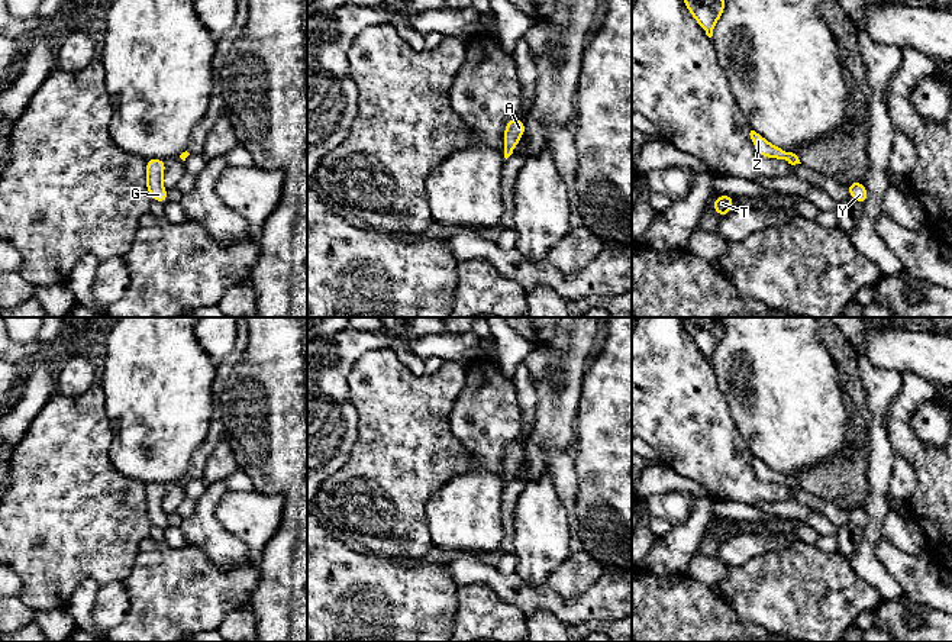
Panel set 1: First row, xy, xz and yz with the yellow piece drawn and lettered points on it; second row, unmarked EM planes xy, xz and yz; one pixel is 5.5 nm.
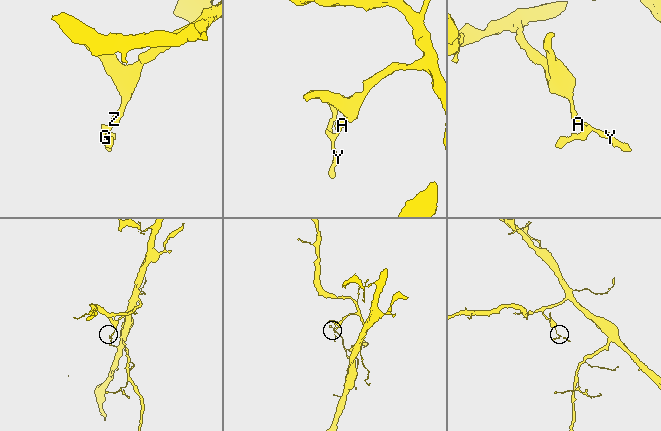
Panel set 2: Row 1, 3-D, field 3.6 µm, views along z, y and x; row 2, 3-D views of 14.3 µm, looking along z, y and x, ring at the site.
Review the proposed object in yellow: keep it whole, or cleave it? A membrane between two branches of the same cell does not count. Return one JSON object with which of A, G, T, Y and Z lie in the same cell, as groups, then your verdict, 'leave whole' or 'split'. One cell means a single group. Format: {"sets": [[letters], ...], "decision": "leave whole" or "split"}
{"sets": [["A", "G", "T", "Y", "Z"]], "decision": "leave whole"}

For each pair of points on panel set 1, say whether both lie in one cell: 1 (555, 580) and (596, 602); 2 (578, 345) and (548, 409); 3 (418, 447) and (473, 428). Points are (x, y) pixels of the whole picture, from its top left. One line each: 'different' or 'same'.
1: different
2: same
3: different

